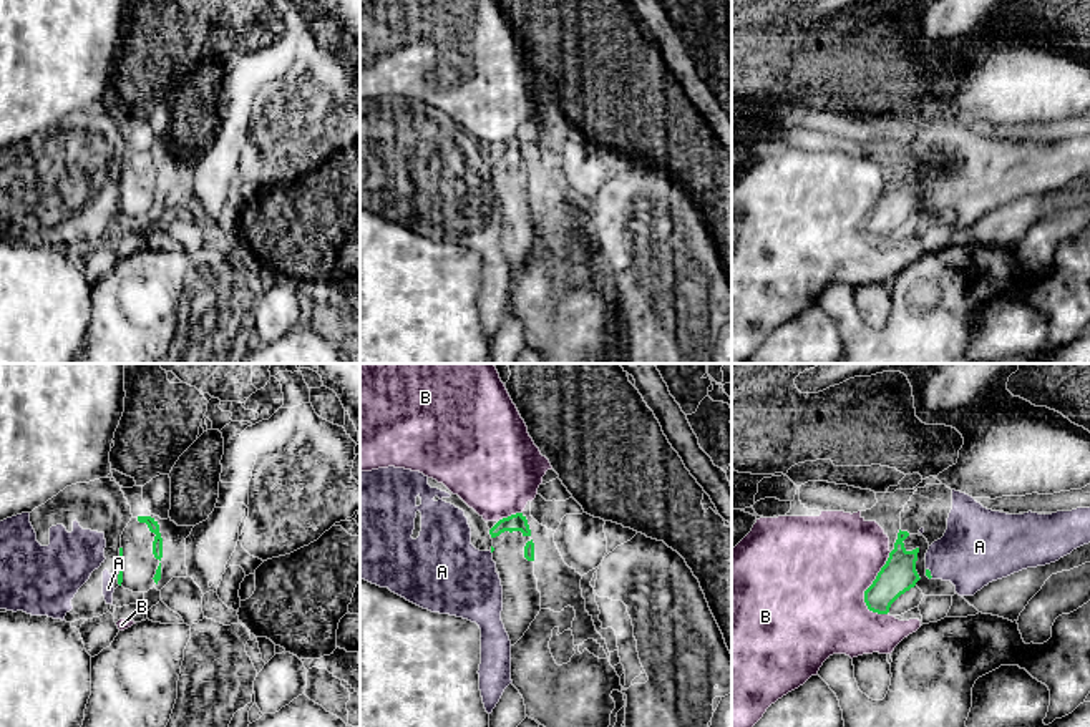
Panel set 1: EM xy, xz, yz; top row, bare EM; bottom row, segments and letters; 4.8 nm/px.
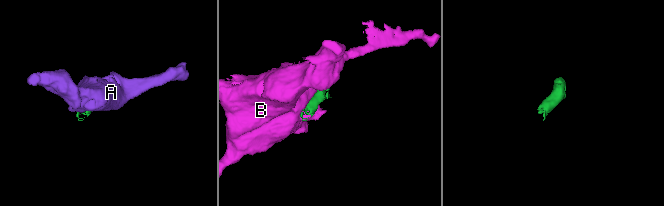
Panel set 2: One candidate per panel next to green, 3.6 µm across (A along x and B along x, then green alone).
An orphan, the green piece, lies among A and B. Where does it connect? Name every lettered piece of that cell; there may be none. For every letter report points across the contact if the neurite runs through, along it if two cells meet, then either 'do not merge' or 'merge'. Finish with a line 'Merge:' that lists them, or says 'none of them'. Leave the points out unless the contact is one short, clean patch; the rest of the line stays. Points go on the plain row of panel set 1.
A: do not merge
B: do not merge
Merge: none of them

